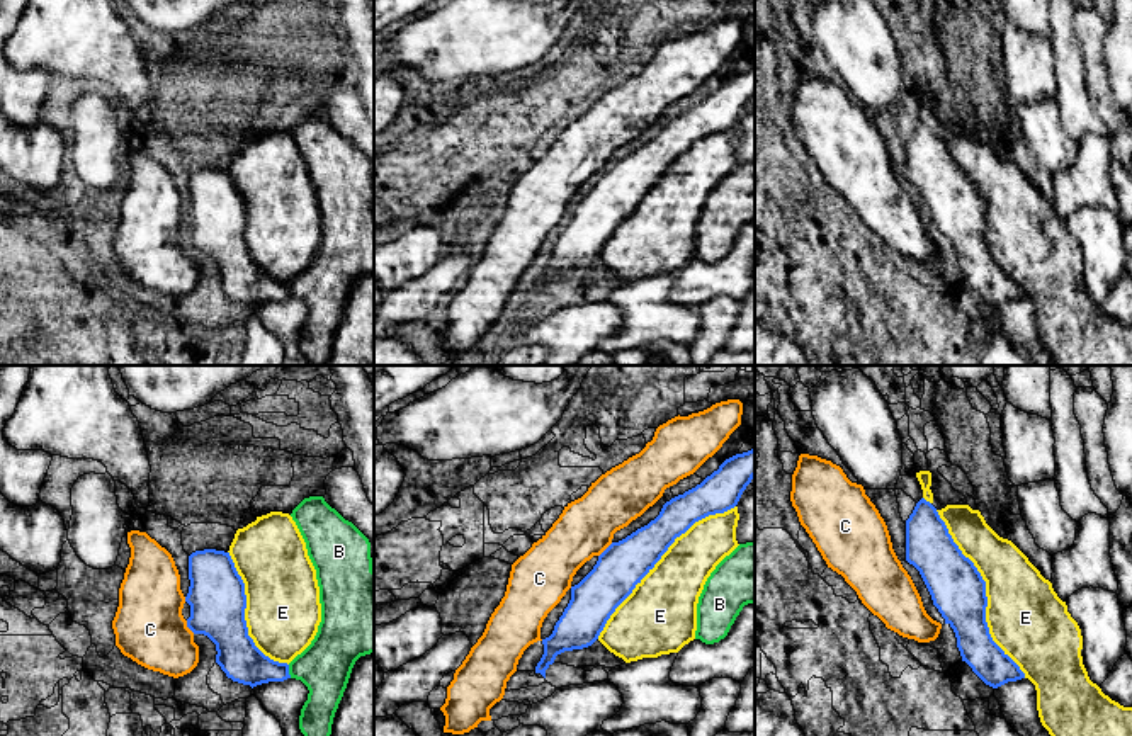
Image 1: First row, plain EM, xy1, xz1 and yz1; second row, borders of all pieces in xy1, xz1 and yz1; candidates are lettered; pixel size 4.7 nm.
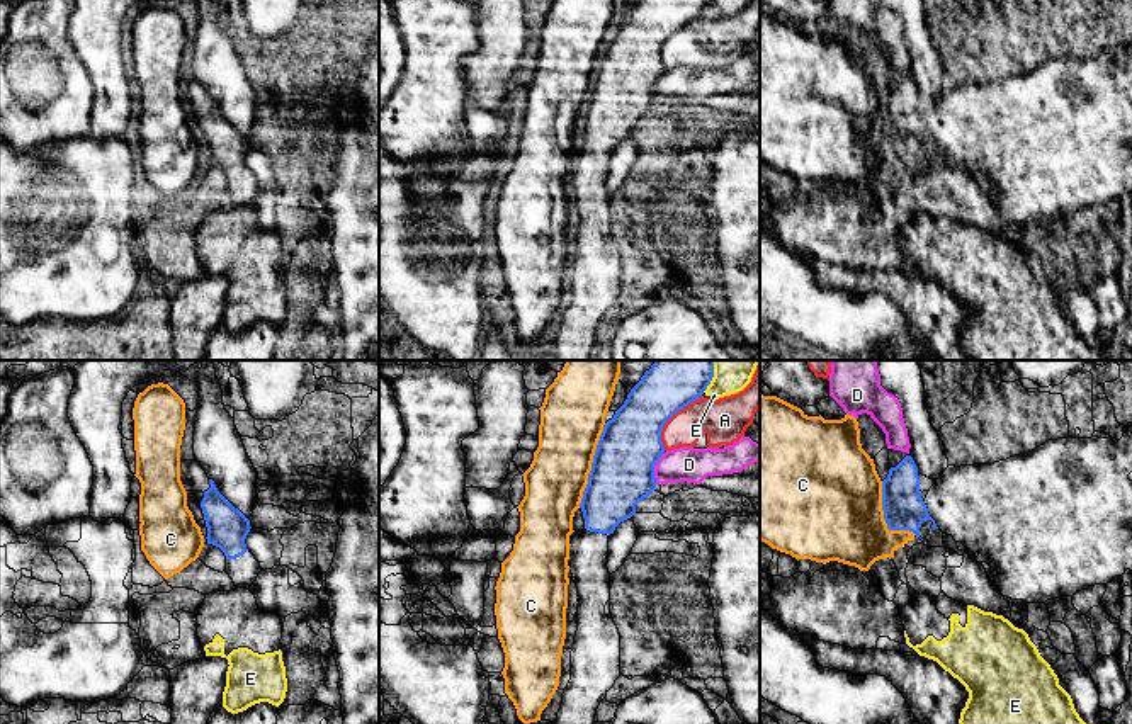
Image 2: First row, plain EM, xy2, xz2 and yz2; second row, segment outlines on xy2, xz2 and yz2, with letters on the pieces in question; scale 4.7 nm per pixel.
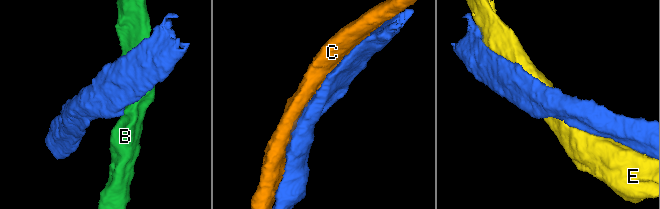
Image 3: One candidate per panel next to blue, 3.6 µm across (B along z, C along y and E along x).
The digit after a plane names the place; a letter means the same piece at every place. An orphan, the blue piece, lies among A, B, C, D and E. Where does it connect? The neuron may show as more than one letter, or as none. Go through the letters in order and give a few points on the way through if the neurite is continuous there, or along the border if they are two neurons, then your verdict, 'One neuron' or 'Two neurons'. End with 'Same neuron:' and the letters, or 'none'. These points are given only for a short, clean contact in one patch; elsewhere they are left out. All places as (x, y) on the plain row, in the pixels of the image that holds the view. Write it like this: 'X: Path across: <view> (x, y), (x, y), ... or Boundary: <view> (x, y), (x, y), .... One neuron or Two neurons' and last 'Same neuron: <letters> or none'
A: Two neurons
B: Boundary: xy1 (288, 284), (291, 296). Two neurons
C: Two neurons
D: Two neurons
E: Two neurons
Same neuron: none

